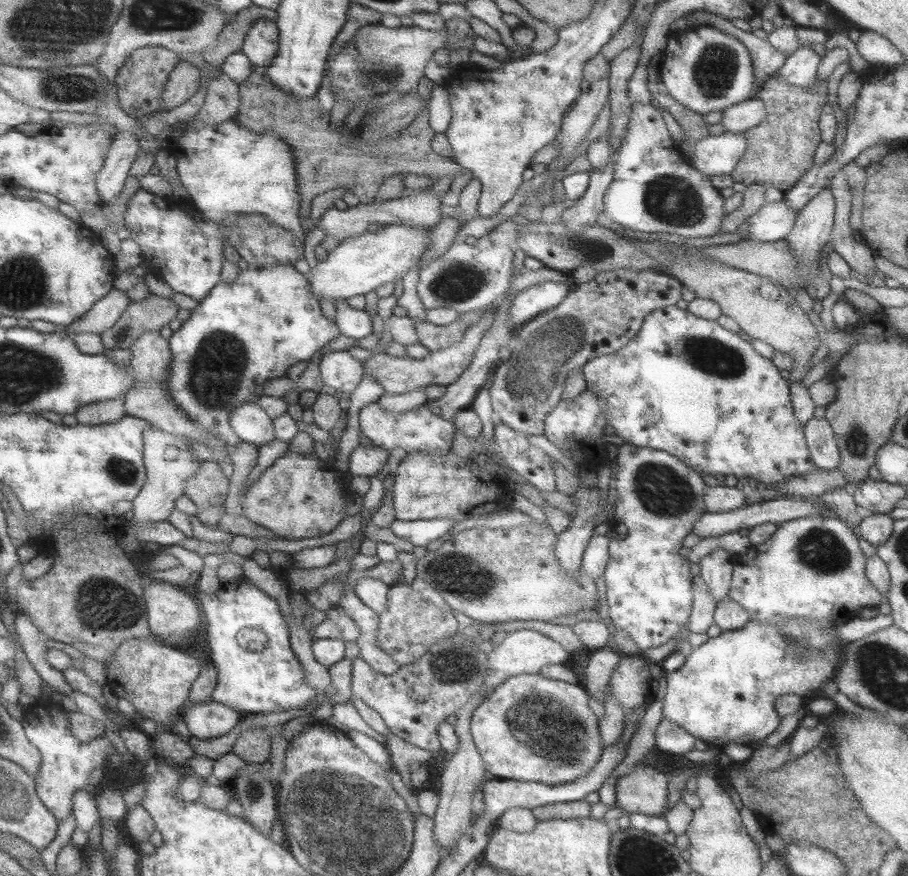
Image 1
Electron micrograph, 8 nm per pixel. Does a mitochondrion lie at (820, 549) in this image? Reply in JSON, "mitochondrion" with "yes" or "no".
{"mitochondrion":"yes"}

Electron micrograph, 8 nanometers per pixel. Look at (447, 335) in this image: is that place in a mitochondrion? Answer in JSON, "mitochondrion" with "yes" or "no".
{"mitochondrion":"no"}

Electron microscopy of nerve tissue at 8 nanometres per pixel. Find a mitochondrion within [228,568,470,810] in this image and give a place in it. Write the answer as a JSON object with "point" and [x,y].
{"point":[254,787]}

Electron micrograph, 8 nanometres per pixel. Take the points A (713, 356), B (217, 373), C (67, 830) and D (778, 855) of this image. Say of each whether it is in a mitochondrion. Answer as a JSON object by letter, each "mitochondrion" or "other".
{"A":"mitochondrion","B":"mitochondrion","C":"other","D":"other"}

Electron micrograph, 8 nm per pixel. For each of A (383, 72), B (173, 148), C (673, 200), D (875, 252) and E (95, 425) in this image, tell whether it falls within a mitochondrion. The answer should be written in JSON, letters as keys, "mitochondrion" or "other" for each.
{"A":"mitochondrion","B":"other","C":"mitochondrion","D":"other","E":"other"}

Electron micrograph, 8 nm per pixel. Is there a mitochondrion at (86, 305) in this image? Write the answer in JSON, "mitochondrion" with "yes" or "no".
{"mitochondrion":"no"}

